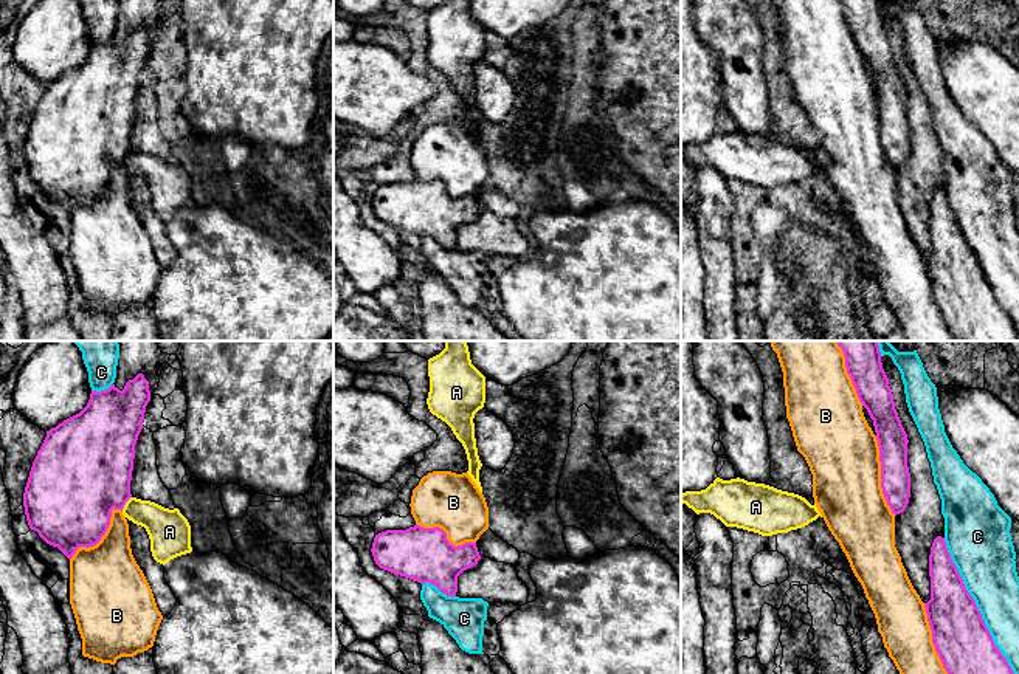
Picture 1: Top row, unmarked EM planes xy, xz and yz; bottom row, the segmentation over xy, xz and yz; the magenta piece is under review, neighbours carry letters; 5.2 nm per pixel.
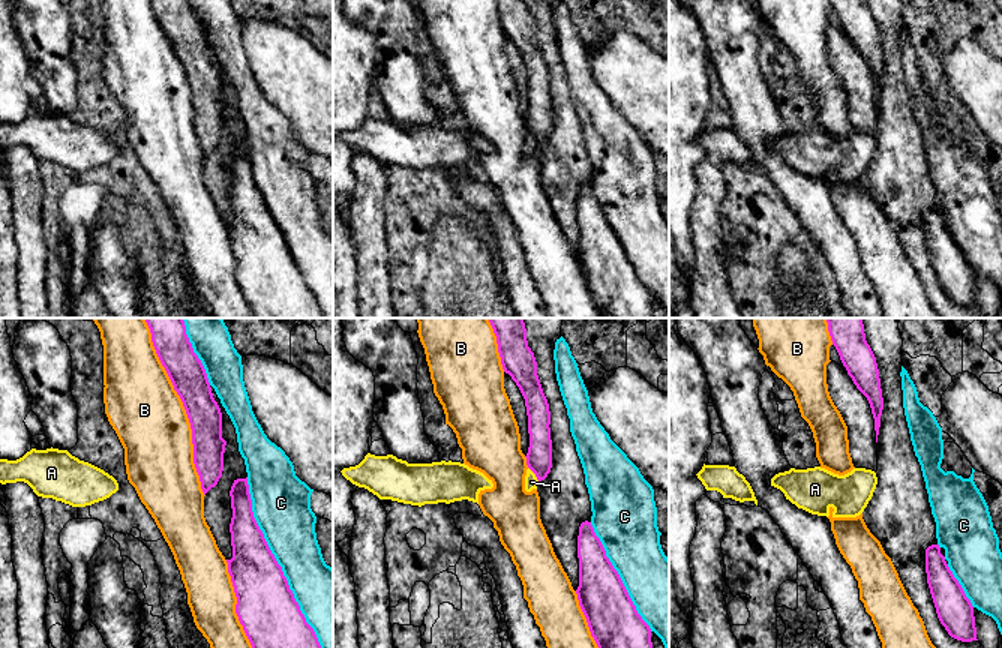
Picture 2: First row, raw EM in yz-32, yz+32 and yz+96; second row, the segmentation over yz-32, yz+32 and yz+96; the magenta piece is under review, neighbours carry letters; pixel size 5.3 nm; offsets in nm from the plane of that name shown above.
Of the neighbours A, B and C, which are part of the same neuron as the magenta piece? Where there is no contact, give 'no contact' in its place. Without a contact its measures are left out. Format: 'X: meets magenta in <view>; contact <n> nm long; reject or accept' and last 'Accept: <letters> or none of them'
A: meets magenta in xy; contact 90 nm long; reject
B: meets magenta in yz; contact 420 nm long; reject
C: meets magenta in yz; contact 800 nm long; reject
Accept: none of them

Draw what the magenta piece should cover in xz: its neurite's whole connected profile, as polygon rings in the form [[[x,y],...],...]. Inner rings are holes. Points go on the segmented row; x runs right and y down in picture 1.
[[[417,524],[375,535],[371,552],[380,569],[420,584],[430,583],[447,597],[456,597],[458,576],[481,559],[476,542],[454,547],[442,528]]]

